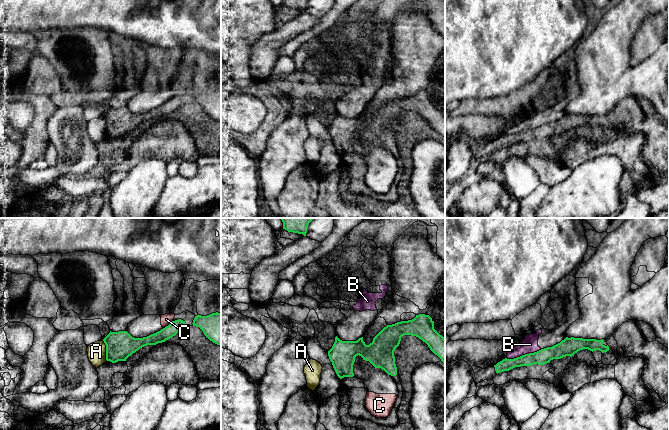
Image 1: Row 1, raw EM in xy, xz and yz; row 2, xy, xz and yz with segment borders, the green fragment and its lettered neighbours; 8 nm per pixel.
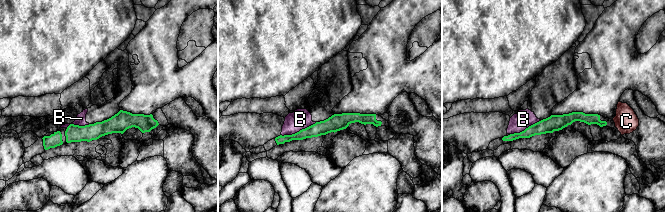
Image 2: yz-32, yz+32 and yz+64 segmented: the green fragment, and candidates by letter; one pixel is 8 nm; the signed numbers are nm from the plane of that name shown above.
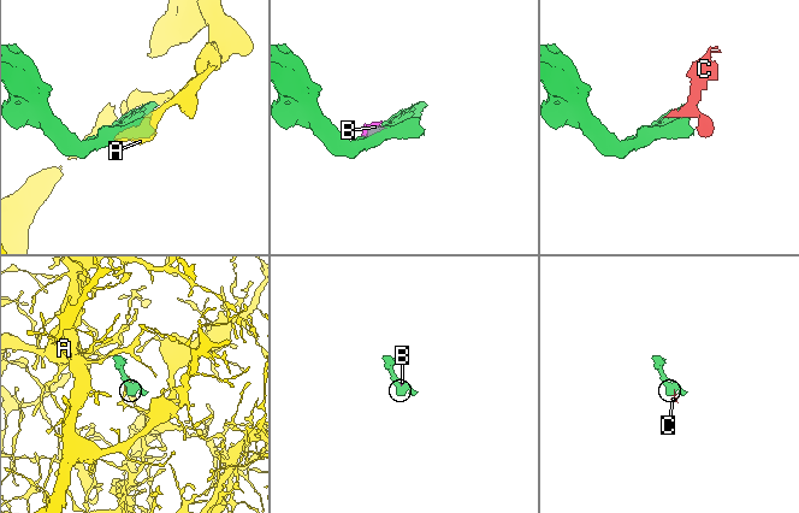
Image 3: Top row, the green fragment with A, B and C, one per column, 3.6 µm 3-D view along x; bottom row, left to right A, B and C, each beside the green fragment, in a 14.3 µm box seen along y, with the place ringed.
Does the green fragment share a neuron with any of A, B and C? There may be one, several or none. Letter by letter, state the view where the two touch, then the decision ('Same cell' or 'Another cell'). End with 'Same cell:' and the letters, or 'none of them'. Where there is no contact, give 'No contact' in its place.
A: Touches green in xy. Another cell
B: Touches green in yz. Another cell
C: Touches green in xy. Another cell
Same cell: none of them

